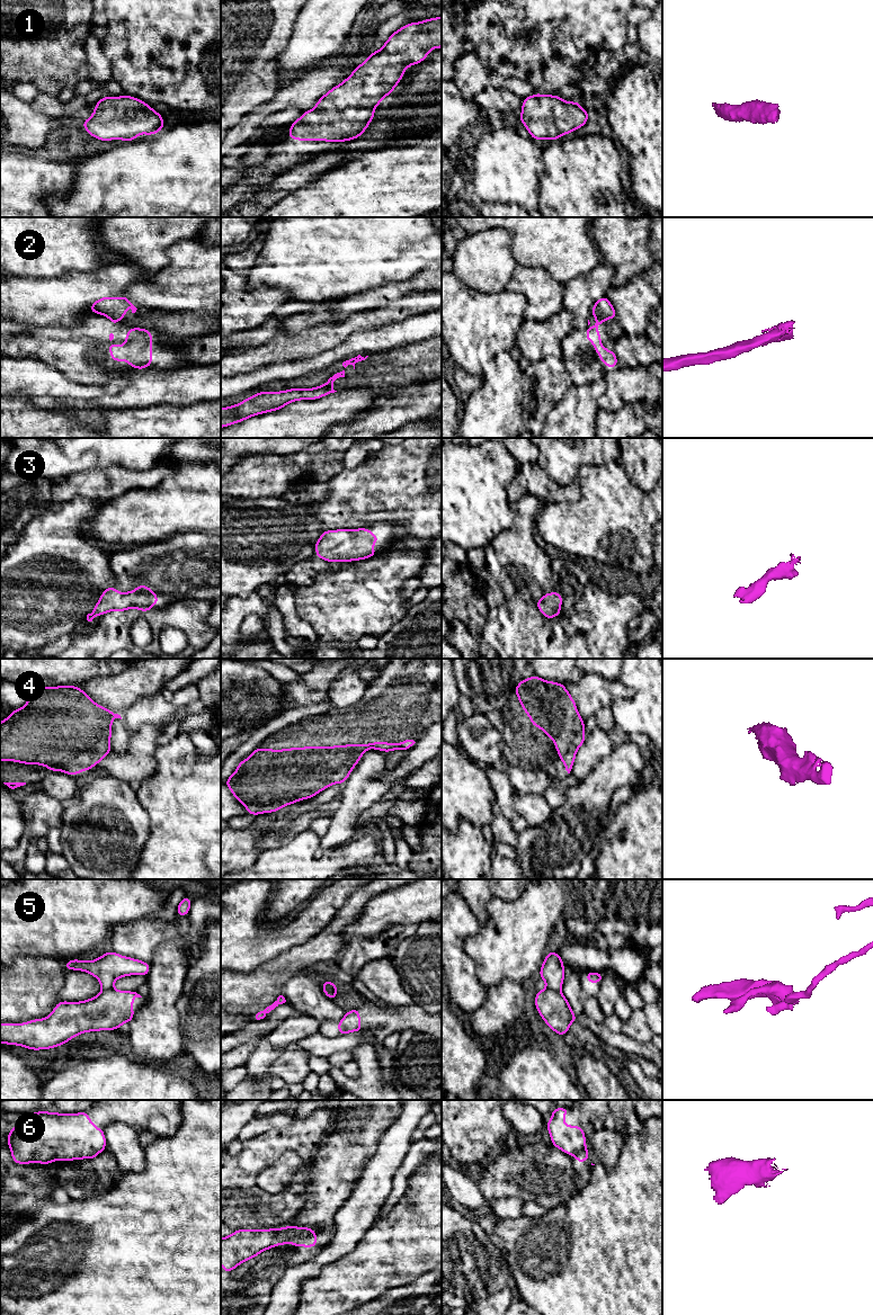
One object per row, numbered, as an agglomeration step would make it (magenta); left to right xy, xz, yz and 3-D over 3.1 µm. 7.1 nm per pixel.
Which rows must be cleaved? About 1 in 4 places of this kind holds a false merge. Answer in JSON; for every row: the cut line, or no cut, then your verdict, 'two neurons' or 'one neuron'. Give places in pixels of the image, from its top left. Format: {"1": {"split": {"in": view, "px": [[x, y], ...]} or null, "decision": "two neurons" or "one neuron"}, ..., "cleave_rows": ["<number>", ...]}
{"1": {"split": null, "decision": "one neuron"}, "2": {"split": {"in": "yz", "px": [[599, 319], [603, 320]]}, "decision": "two neurons"}, "3": {"split": null, "decision": "one neuron"}, "4": {"split": null, "decision": "one neuron"}, "5": {"split": {"in": "yz", "px": [[546, 986], [559, 991]]}, "decision": "two neurons"}, "6": {"split": {"in": "xz", "px": [[314, 1232], [297, 1239], [293, 1243]]}, "decision": "two neurons"}, "cleave_rows": ["2", "5", "6"]}

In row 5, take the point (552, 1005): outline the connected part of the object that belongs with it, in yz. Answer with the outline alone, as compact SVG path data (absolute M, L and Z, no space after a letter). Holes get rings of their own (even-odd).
M547 987L537 991L535 1008L545 1023L560 1036L564 1036L569 1031L570 1025L578 1020L567 998L560 991Z

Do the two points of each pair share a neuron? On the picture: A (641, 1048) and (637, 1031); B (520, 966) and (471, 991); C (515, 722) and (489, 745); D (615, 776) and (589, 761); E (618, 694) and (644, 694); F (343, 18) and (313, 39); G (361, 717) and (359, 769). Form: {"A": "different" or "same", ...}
{"A": "different", "B": "different", "C": "different", "D": "different", "E": "different", "F": "same", "G": "different"}

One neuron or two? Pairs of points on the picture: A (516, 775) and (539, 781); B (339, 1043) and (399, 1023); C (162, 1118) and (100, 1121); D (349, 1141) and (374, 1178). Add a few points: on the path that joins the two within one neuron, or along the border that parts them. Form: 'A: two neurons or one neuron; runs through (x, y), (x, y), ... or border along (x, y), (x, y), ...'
A: one neuron; runs through (522, 780), (533, 781)
B: two neurons; border along (358, 1031), (339, 1034), (332, 1038)
C: one neuron; runs through (147, 1114), (116, 1114)
D: two neurons; border along (379, 1141), (354, 1188)

